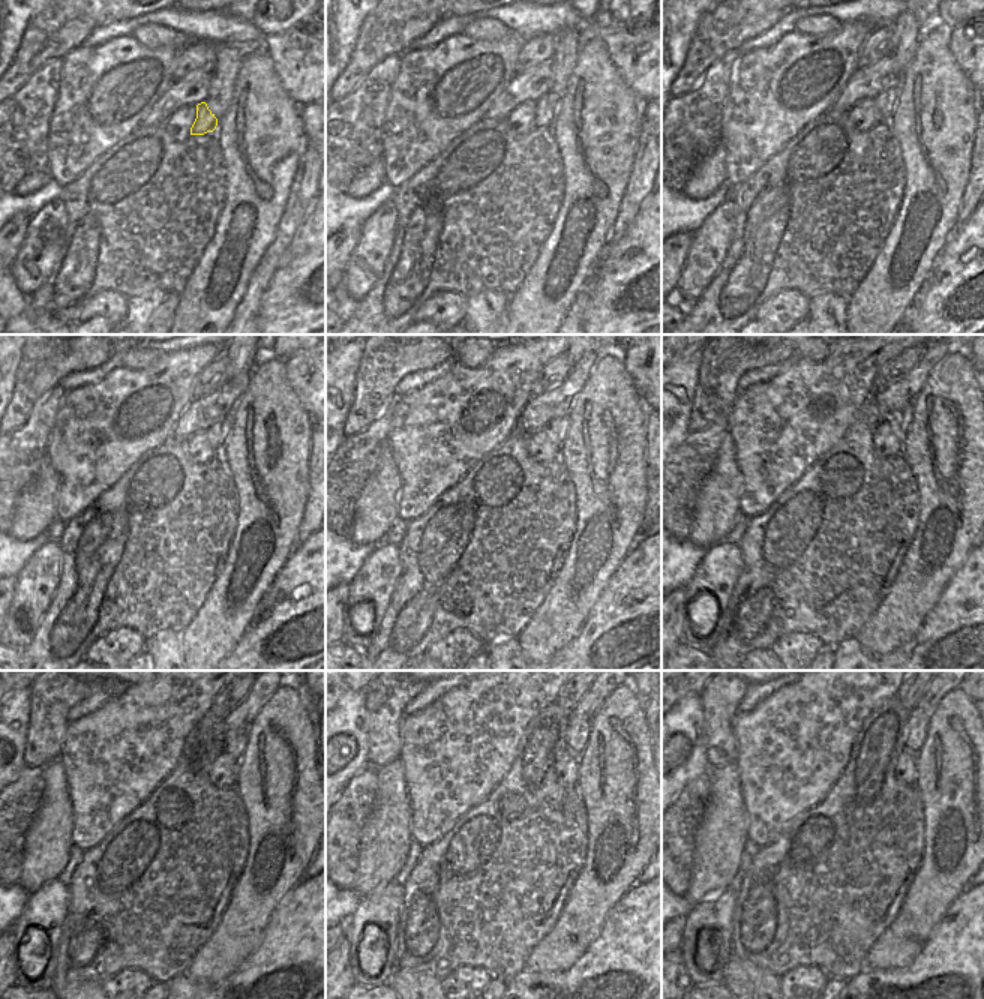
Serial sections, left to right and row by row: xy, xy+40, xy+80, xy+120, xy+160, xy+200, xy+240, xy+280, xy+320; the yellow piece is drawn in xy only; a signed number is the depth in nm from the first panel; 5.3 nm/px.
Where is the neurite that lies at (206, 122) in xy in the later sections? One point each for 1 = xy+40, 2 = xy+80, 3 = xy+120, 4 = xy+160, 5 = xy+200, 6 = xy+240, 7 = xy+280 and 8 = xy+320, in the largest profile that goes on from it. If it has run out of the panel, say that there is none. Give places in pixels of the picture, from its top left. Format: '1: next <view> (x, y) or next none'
1: next xy+40 (546, 107)
2: next xy+80 (885, 101)
3: next xy+120 (216, 434)
4: next xy+160 (557, 428)
5: next xy+200 (900, 420)
6: next xy+240 (236, 741)
7: next xy+280 (578, 732)
8: next xy+320 (918, 723)

